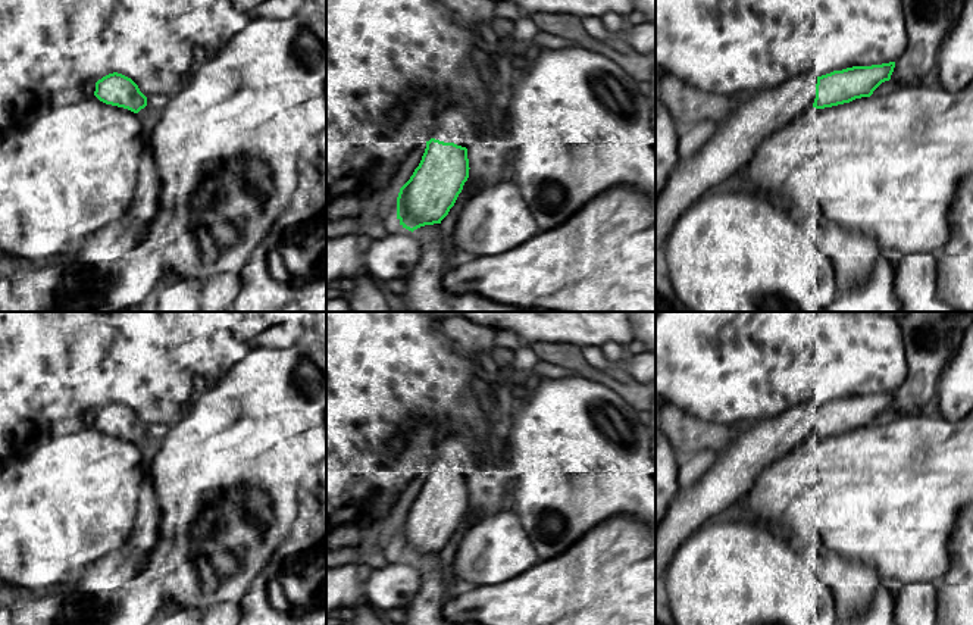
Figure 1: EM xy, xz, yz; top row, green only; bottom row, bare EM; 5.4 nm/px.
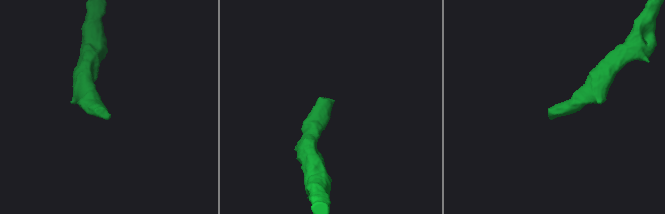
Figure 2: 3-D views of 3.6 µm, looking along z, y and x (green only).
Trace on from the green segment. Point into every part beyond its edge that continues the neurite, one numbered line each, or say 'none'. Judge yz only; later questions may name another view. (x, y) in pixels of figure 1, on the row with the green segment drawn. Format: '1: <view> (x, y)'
1: yz (737, 138)

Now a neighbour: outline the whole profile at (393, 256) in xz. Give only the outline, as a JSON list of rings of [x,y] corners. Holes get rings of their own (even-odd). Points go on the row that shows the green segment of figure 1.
[[[403,226],[375,240],[366,251],[366,272],[375,281],[403,279],[420,257],[420,243]]]

